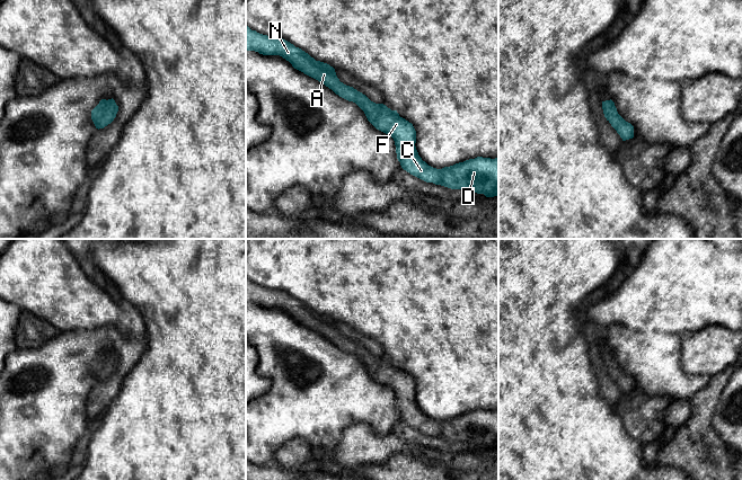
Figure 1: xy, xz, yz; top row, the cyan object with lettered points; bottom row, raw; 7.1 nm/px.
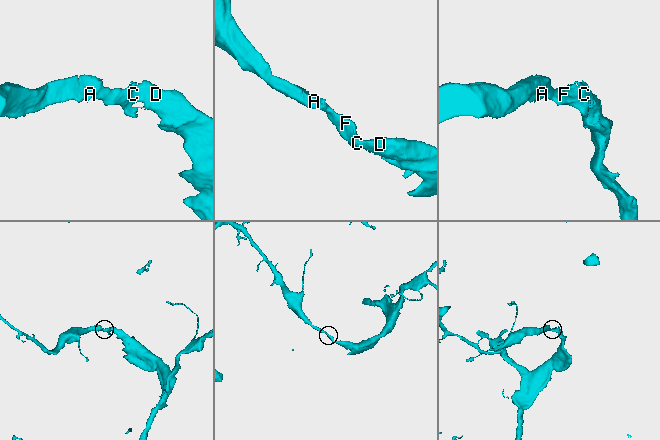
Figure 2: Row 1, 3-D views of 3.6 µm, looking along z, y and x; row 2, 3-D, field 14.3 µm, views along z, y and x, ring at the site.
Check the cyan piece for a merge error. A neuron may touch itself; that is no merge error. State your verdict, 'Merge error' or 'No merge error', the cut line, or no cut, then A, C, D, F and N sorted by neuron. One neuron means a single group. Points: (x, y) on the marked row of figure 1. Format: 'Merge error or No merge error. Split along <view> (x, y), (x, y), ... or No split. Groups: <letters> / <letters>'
No merge error. No split. Groups: A C D F N

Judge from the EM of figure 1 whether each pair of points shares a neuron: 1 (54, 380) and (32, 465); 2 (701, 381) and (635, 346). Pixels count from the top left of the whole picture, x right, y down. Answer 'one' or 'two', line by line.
1: one
2: one

